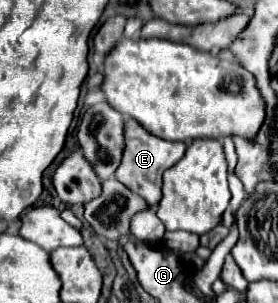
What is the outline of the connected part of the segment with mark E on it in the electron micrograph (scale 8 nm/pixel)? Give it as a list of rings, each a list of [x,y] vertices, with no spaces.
[[[126,118],[126,146],[122,152],[122,162],[116,170],[116,178],[122,184],[126,184],[132,192],[138,192],[150,206],[154,206],[162,198],[160,190],[162,190],[164,170],[174,166],[184,156],[184,152],[186,152],[184,142],[166,142],[166,140],[150,134],[142,126],[138,126],[138,122],[134,122],[134,118]]]

